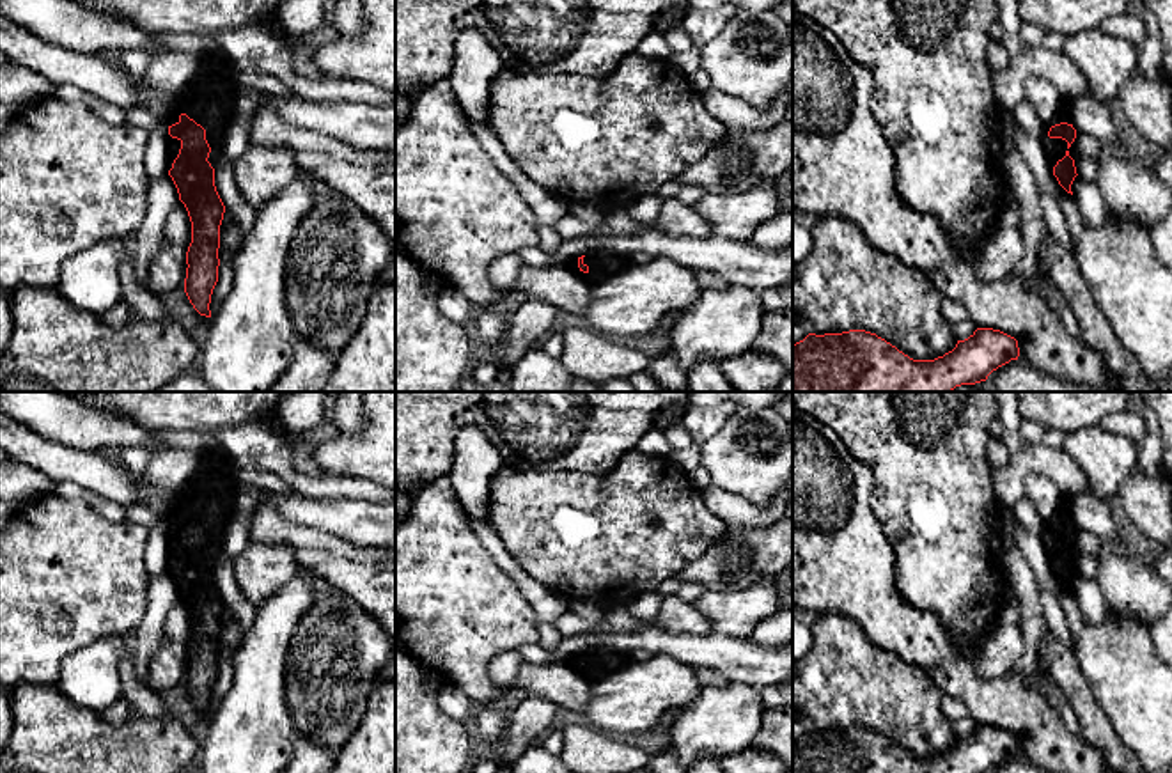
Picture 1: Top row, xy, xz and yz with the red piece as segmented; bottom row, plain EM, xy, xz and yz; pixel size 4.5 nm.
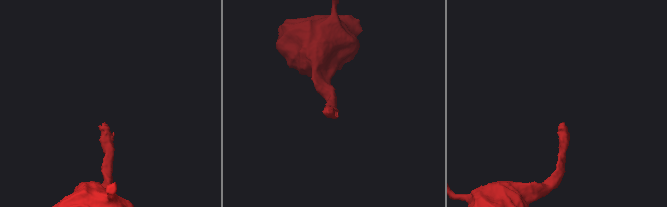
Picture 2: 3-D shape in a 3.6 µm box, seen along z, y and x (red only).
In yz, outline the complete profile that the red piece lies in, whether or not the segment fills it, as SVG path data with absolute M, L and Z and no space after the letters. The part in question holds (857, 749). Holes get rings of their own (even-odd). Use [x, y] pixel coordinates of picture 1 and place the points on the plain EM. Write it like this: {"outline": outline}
{"outline": "M977 725L934 757L913 757L876 730L849 727L793 741L793 773L989 773L1018 753L1018 738L993 725Z"}

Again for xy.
{"outline": "M209 452L209 470L190 482L202 495L183 498L167 514L168 573L191 619L191 640L186 649L184 690L193 706L211 714L209 700L218 679L220 622L225 603L215 583L215 564L223 551L223 535L232 502L225 489L234 486L234 463L227 454Z"}

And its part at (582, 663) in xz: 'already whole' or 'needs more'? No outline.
needs more

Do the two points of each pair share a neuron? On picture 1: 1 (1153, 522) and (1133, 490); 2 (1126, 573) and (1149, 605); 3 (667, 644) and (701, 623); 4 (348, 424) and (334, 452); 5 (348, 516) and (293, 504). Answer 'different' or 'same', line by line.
1: same
2: same
3: different
4: different
5: same

